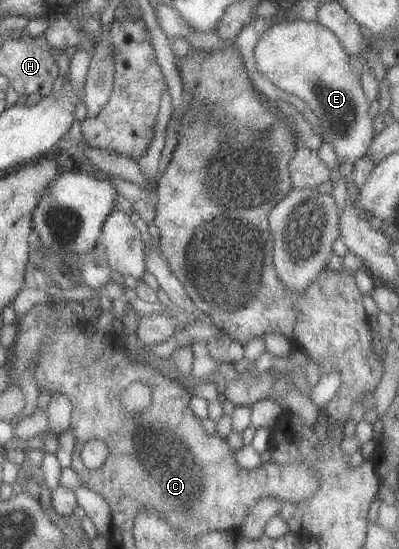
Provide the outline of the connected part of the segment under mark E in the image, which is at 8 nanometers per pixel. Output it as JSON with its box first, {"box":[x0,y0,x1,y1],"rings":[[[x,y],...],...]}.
{"box":[253,20,373,162],"rings":[[[295,20],[271,26],[263,32],[253,48],[255,68],[260,76],[287,95],[301,99],[311,112],[317,114],[321,123],[317,126],[316,134],[323,142],[329,142],[333,147],[336,159],[355,162],[366,154],[367,146],[373,138],[373,120],[369,117],[369,103],[360,86],[358,76],[350,65],[350,56],[343,50],[339,39],[330,30],[315,21],[303,22]]]}

